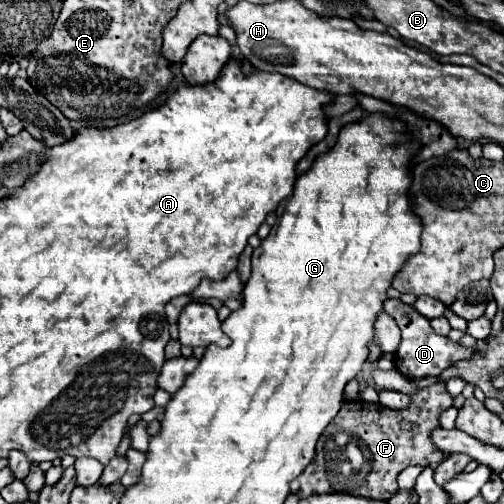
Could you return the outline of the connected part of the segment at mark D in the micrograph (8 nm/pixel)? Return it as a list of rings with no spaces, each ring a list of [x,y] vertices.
[[[386,299],[384,311],[390,313],[396,319],[398,327],[402,329],[402,343],[396,351],[394,363],[396,363],[396,369],[404,377],[438,377],[444,369],[452,367],[460,359],[466,359],[474,353],[470,349],[464,349],[458,343],[452,343],[448,337],[436,335],[430,329],[430,321],[426,317],[422,317],[420,313],[416,313],[416,309],[412,305],[404,305],[400,299]]]

